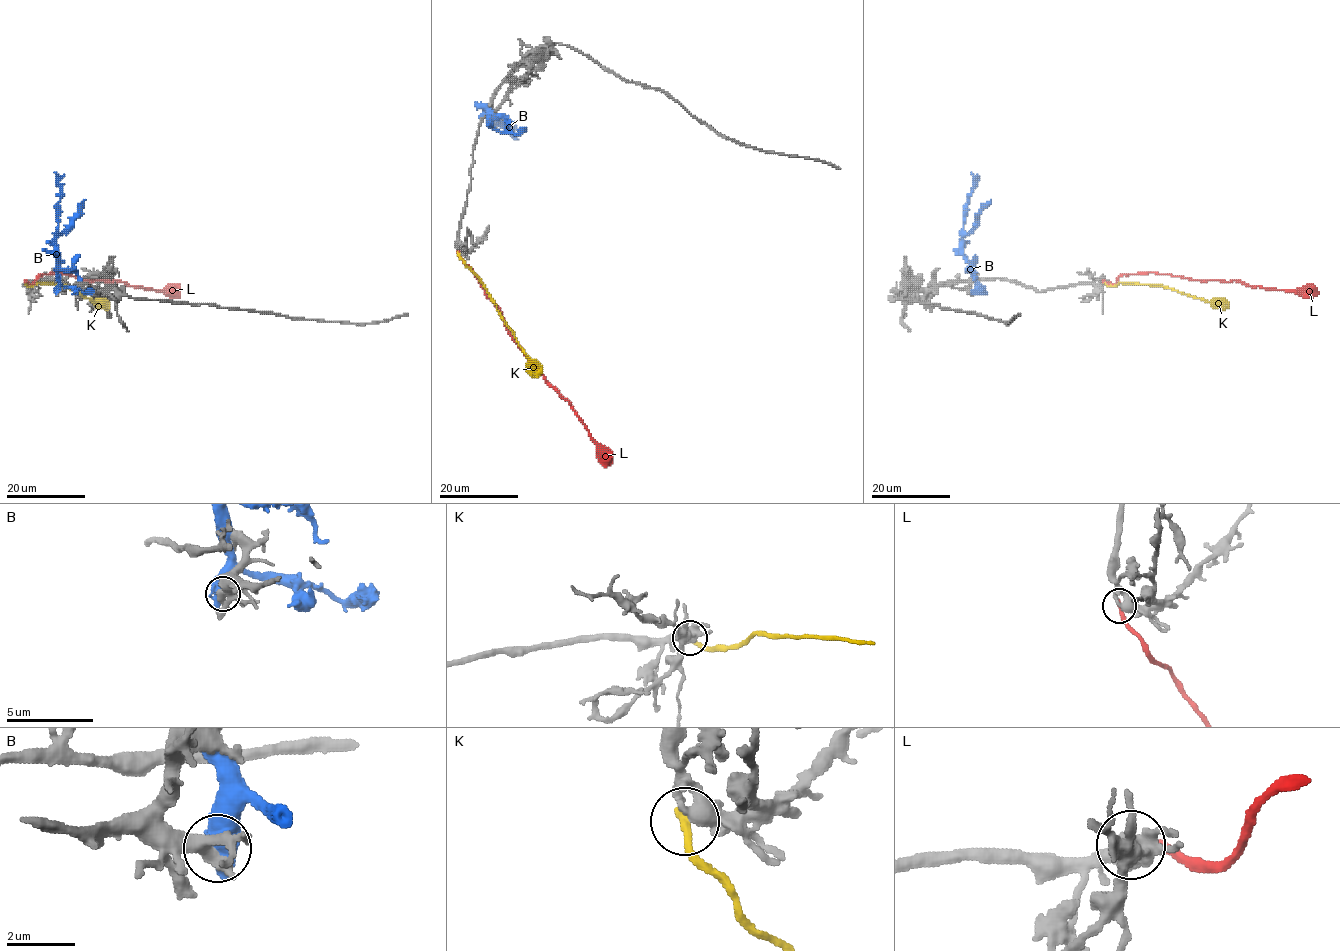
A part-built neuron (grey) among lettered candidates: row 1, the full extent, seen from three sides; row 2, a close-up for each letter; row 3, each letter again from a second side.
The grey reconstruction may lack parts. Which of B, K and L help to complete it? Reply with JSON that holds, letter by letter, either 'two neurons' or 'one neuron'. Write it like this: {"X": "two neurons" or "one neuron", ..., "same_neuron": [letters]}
{"B": "two neurons", "K": "two neurons", "L": "one neuron", "same_neuron": ["L"]}

